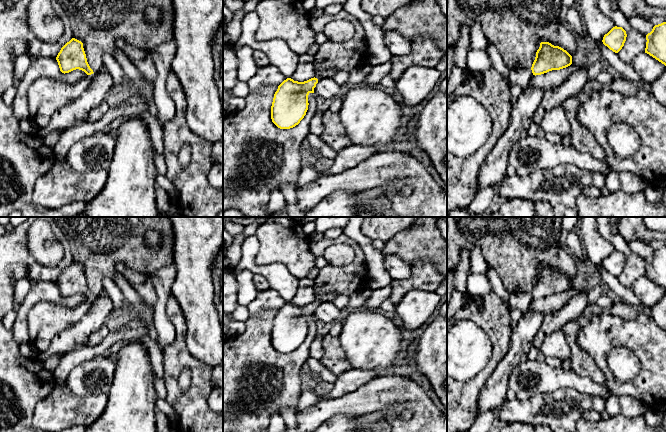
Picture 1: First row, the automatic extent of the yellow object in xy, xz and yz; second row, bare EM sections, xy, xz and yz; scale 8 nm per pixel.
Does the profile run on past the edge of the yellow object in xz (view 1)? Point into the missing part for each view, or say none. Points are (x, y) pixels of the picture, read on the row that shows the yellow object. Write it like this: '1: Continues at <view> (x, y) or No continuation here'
1: No continuation here

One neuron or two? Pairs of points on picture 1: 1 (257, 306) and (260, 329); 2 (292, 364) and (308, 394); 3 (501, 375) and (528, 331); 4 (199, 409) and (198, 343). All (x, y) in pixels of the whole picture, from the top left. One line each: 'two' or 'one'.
1: two
2: two
3: one
4: two

